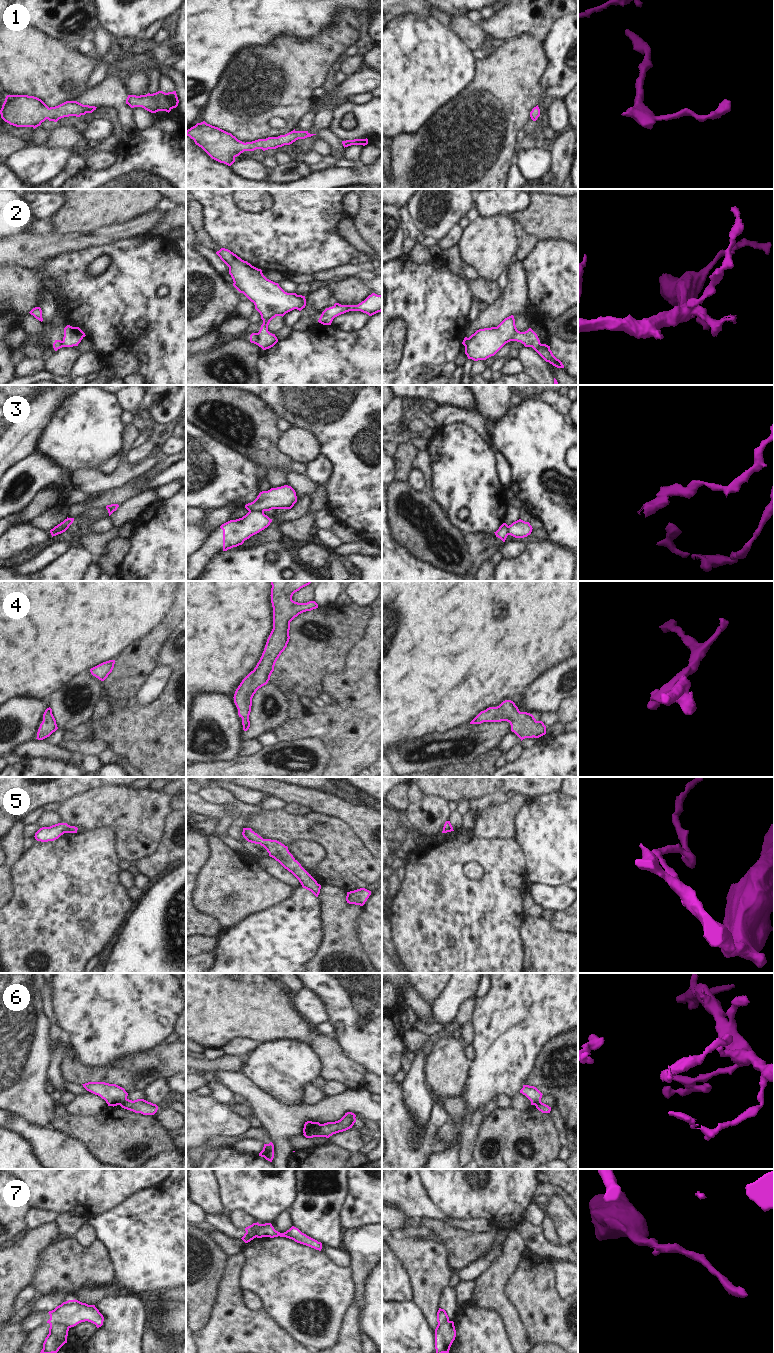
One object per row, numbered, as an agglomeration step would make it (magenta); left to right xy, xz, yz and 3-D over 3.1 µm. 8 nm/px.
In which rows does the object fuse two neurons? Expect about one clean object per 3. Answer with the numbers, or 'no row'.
2, 3, 6, 7

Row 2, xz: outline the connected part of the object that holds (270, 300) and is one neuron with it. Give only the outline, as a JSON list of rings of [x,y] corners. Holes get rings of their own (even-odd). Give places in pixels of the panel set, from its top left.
[[[221,248],[216,254],[229,267],[233,286],[243,293],[260,313],[263,324],[258,332],[259,344],[263,350],[273,347],[278,339],[268,331],[270,321],[276,316],[297,309],[301,311],[306,306],[305,296],[285,292],[278,283],[267,279],[261,269],[242,260],[228,249]]]

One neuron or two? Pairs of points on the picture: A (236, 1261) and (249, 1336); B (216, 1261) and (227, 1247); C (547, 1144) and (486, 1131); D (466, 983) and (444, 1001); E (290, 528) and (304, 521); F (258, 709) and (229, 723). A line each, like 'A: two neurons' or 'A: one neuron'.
A: one neuron
B: two neurons
C: one neuron
D: one neuron
E: one neuron
F: two neurons

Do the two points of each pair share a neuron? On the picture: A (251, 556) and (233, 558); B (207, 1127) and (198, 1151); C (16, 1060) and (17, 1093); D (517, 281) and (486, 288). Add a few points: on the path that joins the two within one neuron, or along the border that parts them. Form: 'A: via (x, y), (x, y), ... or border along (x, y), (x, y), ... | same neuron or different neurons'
A: via (247, 558), (237, 558) | same neuron
B: border along (223, 1135), (213, 1135), (196, 1146) | different neurons
C: via (16, 1068), (17, 1085) | same neuron
D: border along (500, 295), (490, 305) | different neurons

